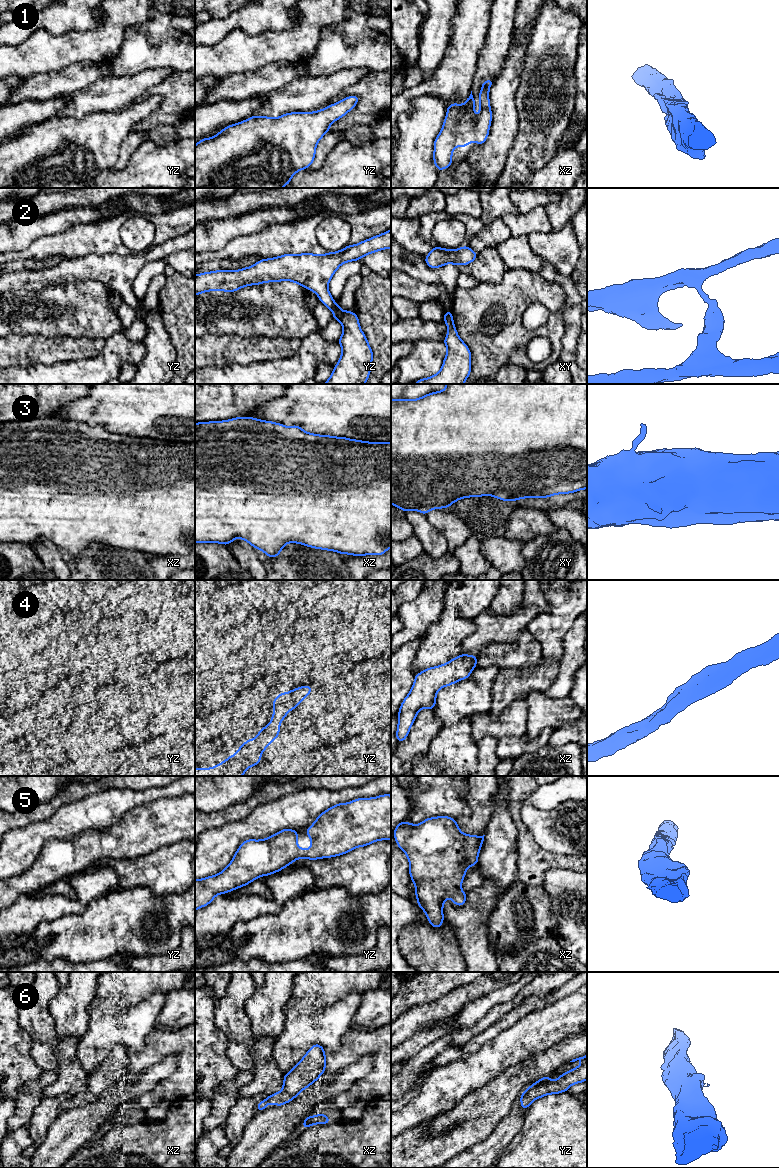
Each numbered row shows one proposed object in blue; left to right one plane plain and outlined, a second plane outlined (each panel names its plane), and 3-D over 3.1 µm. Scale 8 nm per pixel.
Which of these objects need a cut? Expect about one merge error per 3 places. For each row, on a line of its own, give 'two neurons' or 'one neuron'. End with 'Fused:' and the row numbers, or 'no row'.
1: one neuron
2: two neurons
3: one neuron
4: one neuron
5: one neuron
6: one neuron
Fused: 2

